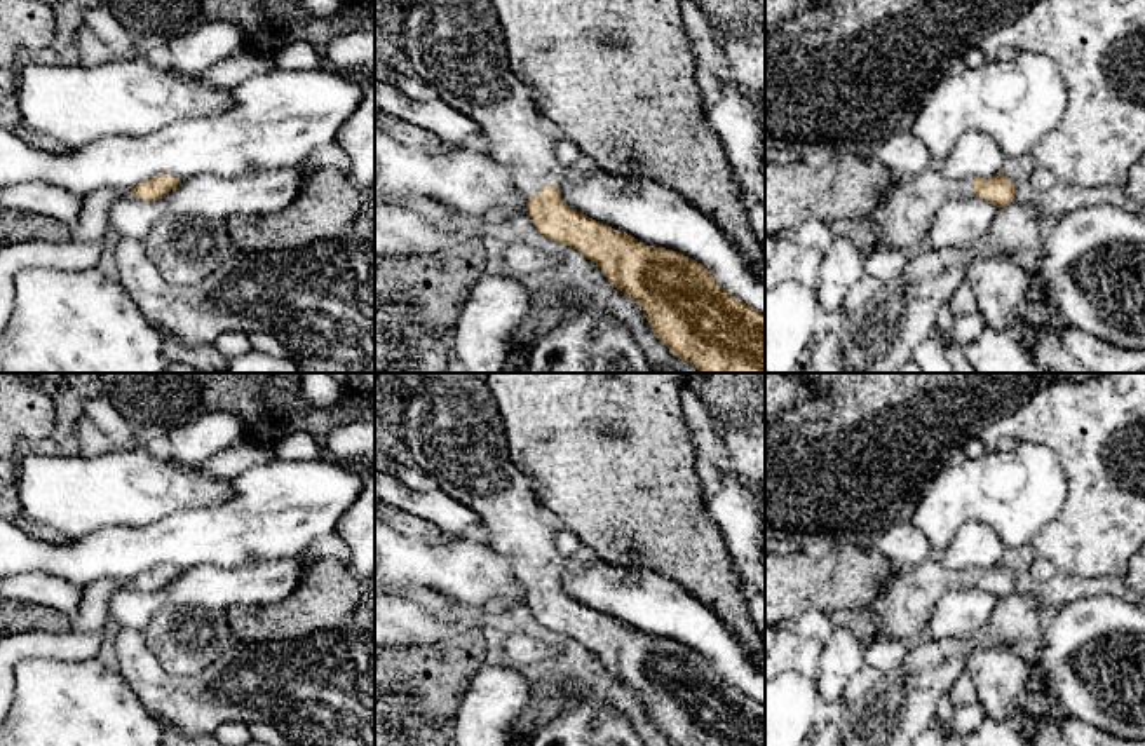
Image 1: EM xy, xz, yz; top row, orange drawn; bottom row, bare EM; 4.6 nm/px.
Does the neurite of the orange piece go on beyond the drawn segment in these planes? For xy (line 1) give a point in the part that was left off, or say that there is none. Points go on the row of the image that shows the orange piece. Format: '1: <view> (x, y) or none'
1: none

